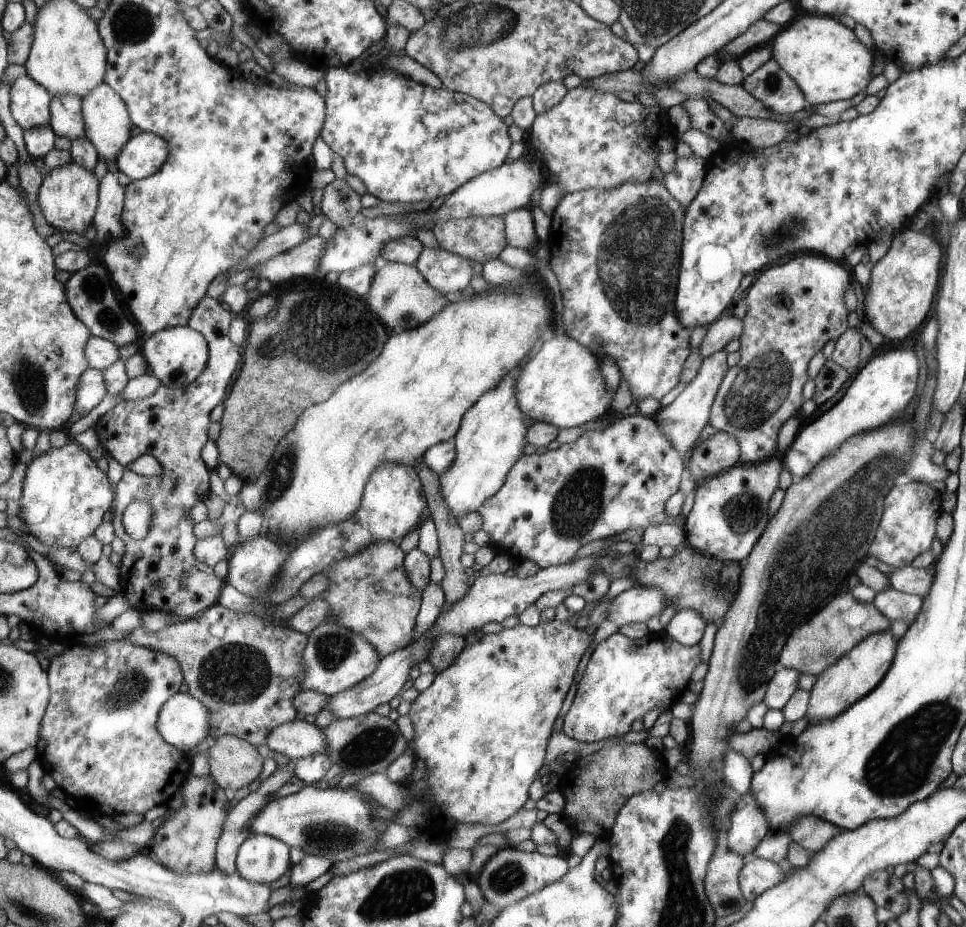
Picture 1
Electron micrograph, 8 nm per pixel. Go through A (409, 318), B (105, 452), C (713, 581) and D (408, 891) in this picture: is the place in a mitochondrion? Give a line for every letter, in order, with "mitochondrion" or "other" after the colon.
A: mitochondrion
B: other
C: mitochondrion
D: mitochondrion

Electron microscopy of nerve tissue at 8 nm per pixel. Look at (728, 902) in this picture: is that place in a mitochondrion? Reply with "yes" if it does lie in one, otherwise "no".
yes

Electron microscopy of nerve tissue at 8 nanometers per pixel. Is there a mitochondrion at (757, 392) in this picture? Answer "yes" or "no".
yes

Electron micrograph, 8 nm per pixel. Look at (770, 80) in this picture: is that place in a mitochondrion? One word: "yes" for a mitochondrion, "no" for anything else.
yes

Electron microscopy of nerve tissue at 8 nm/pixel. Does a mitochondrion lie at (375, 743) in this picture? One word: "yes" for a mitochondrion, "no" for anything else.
yes

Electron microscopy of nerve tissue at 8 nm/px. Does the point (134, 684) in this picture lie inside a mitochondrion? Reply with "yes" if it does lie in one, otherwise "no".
yes

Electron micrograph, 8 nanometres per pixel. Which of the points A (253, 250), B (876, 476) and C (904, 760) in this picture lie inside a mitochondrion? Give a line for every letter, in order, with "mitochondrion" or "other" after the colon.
A: other
B: mitochondrion
C: mitochondrion

